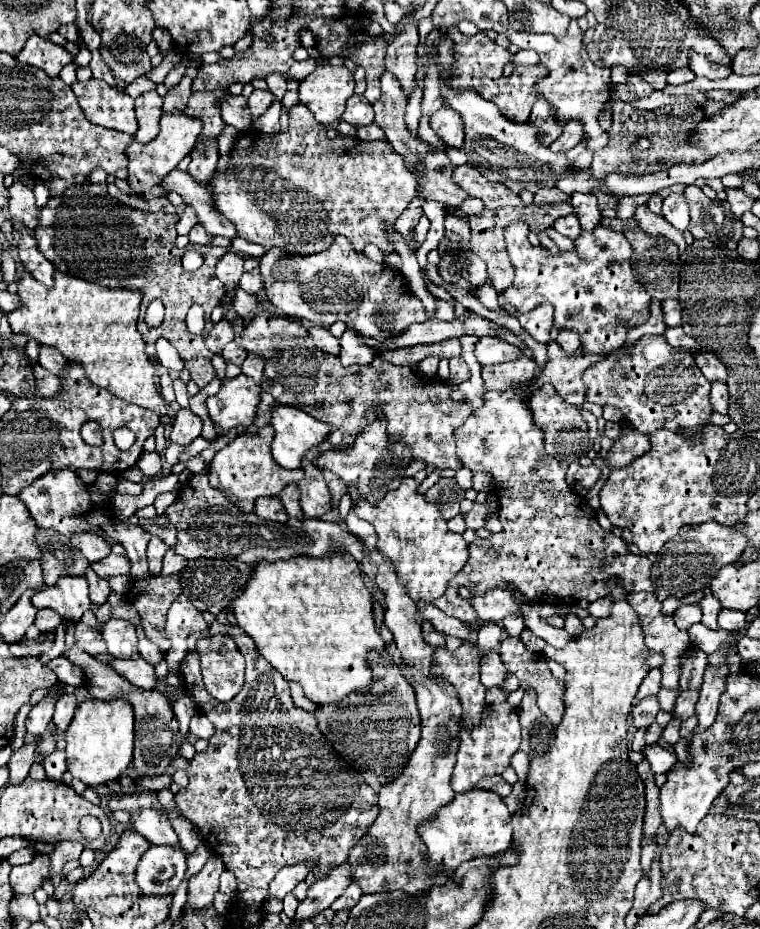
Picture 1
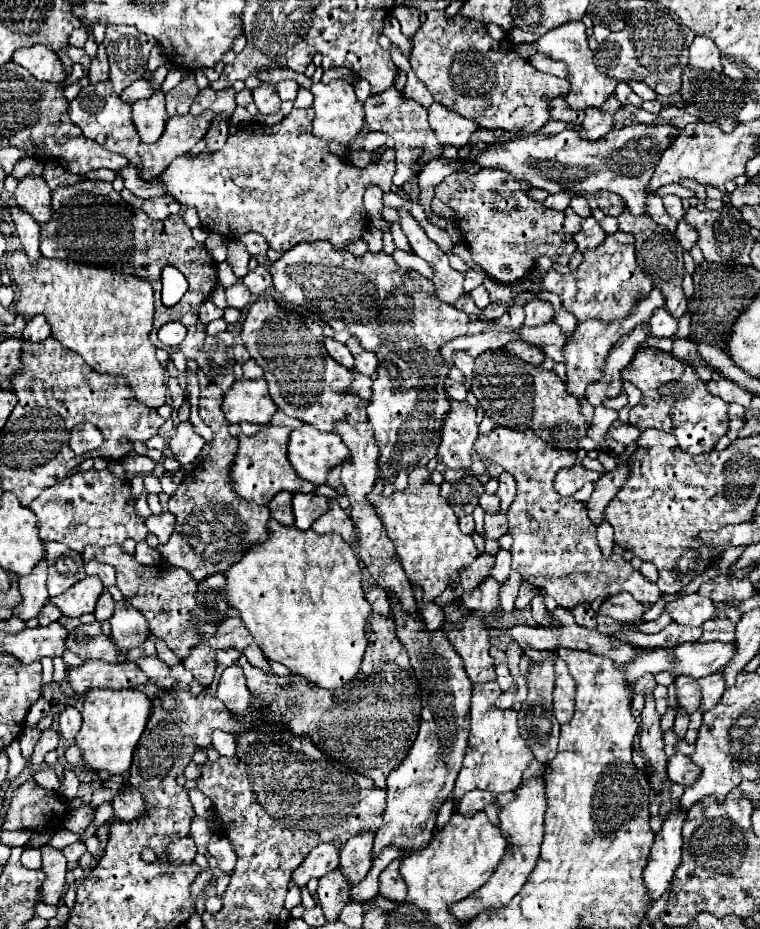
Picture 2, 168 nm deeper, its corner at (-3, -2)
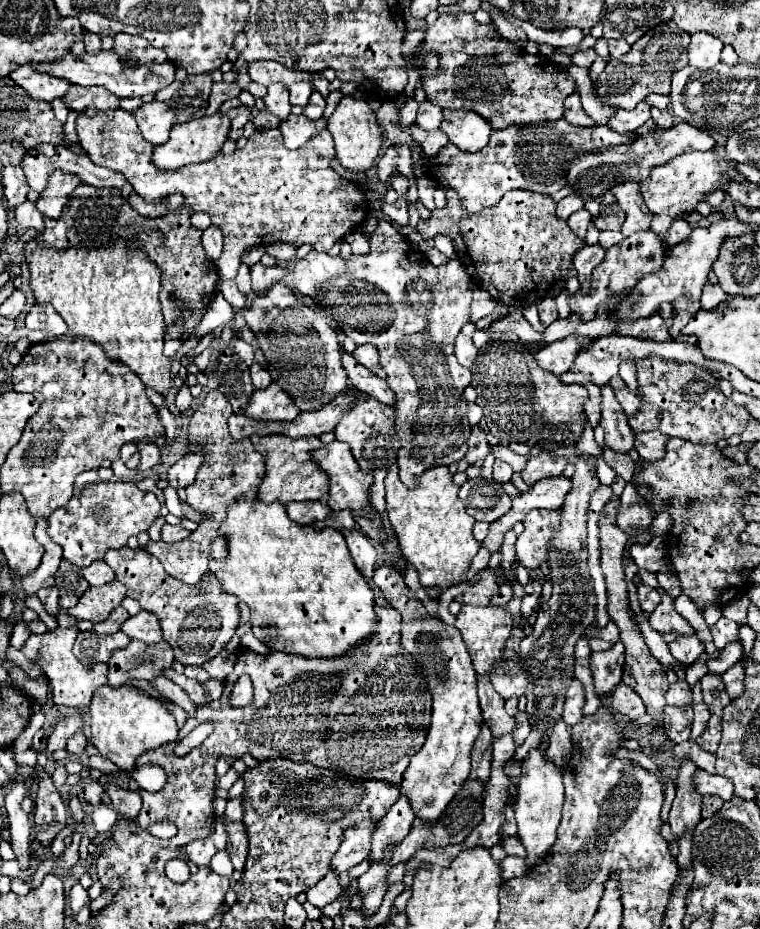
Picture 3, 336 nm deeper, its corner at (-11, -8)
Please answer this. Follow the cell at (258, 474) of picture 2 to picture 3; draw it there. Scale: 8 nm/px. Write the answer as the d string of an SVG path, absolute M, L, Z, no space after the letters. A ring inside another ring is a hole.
M269 434L269 436L251 436L251 442L257 452L265 456L265 478L259 486L259 498L263 502L301 502L301 500L319 500L323 494L329 492L329 478L323 468L319 468L311 452L321 448L323 442L317 436L303 436L303 438L289 438L285 434Z

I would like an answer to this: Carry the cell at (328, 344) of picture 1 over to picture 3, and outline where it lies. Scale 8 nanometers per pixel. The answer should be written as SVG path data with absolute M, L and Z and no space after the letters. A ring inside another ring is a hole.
M343 354L341 362L343 362L343 368L345 368L347 376L349 376L349 382L357 390L373 396L375 400L379 400L379 402L383 402L387 406L395 404L395 394L389 390L389 386L387 386L385 380L377 378L375 374L371 374L365 366L357 364L357 360L351 354Z

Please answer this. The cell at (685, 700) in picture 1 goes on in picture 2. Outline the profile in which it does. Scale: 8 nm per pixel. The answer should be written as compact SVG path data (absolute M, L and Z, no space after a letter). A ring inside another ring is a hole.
M715 672L713 676L701 678L697 680L699 690L701 690L701 704L699 704L699 712L707 712L709 708L713 708L717 704L717 700L723 696L725 692L725 682L721 680L721 672Z

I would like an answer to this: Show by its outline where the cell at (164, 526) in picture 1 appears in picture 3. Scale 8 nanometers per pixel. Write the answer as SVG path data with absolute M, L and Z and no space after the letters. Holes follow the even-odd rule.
M163 524L161 528L161 540L165 542L175 542L175 540L183 540L185 536L189 536L189 532L183 526L171 526L171 524Z

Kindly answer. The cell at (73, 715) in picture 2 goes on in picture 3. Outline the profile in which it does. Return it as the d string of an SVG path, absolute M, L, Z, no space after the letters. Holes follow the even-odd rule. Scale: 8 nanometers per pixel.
M77 732L75 736L71 736L71 738L67 740L65 750L67 750L69 754L73 754L73 756L79 756L79 754L85 752L85 746L87 746L87 738L85 738L85 734L83 734L83 732Z

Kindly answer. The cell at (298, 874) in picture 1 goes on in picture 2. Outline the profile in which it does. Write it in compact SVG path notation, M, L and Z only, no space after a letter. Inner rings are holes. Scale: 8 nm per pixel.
M319 844L315 846L309 856L303 860L303 864L291 874L291 880L303 888L309 878L321 878L327 872L337 868L337 856L339 856L339 848L333 844Z

